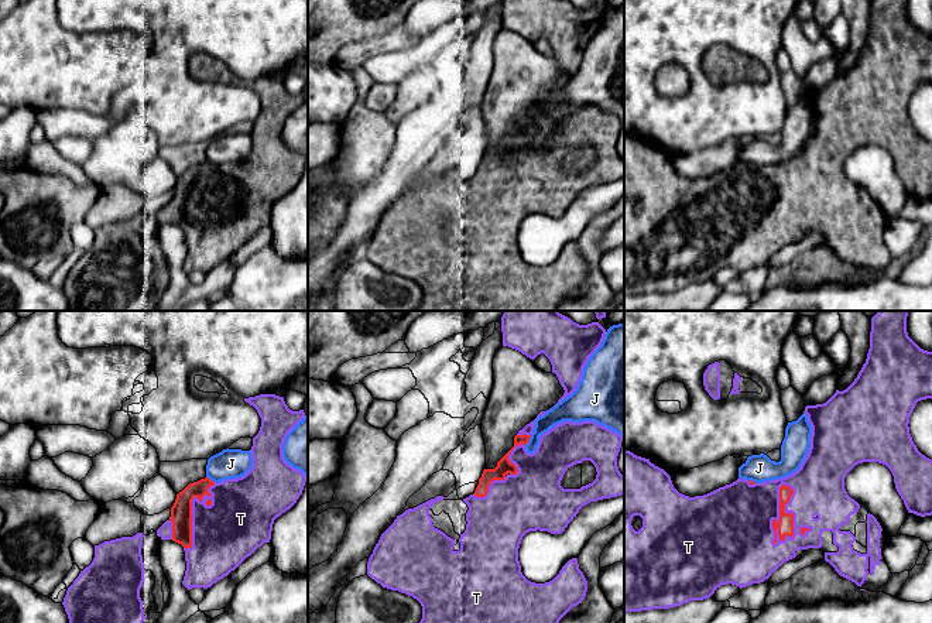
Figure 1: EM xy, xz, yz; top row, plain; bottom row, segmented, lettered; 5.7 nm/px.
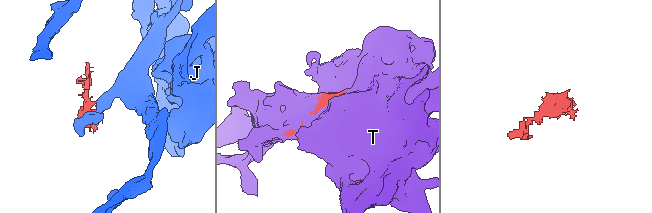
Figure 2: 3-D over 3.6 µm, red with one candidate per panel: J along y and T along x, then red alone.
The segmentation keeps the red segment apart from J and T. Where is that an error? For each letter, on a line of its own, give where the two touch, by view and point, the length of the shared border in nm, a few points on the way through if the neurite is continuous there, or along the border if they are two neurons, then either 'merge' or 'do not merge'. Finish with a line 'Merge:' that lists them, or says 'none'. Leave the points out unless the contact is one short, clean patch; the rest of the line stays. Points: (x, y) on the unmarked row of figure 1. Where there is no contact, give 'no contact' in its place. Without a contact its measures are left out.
J: contact xz (528, 123); length 70 nm; border xz (531, 119), (526, 129); do not merge
T: contact yz (780, 199); length 360 nm; merge
Merge: T

